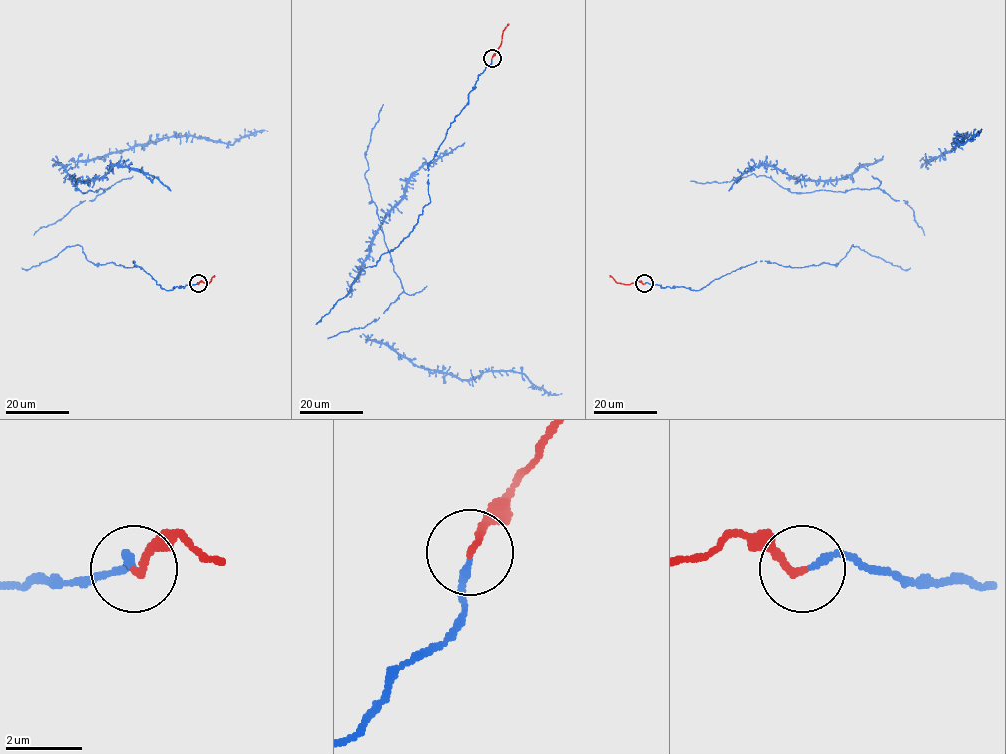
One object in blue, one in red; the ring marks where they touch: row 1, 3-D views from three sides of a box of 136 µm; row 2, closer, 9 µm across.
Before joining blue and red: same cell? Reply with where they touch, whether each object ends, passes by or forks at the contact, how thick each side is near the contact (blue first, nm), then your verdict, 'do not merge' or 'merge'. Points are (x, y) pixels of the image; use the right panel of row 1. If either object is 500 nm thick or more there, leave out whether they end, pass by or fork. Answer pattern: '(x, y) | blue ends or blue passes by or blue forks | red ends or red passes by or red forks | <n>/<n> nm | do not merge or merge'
(644, 283) | blue ends | red ends | 170/190 nm | do not merge

